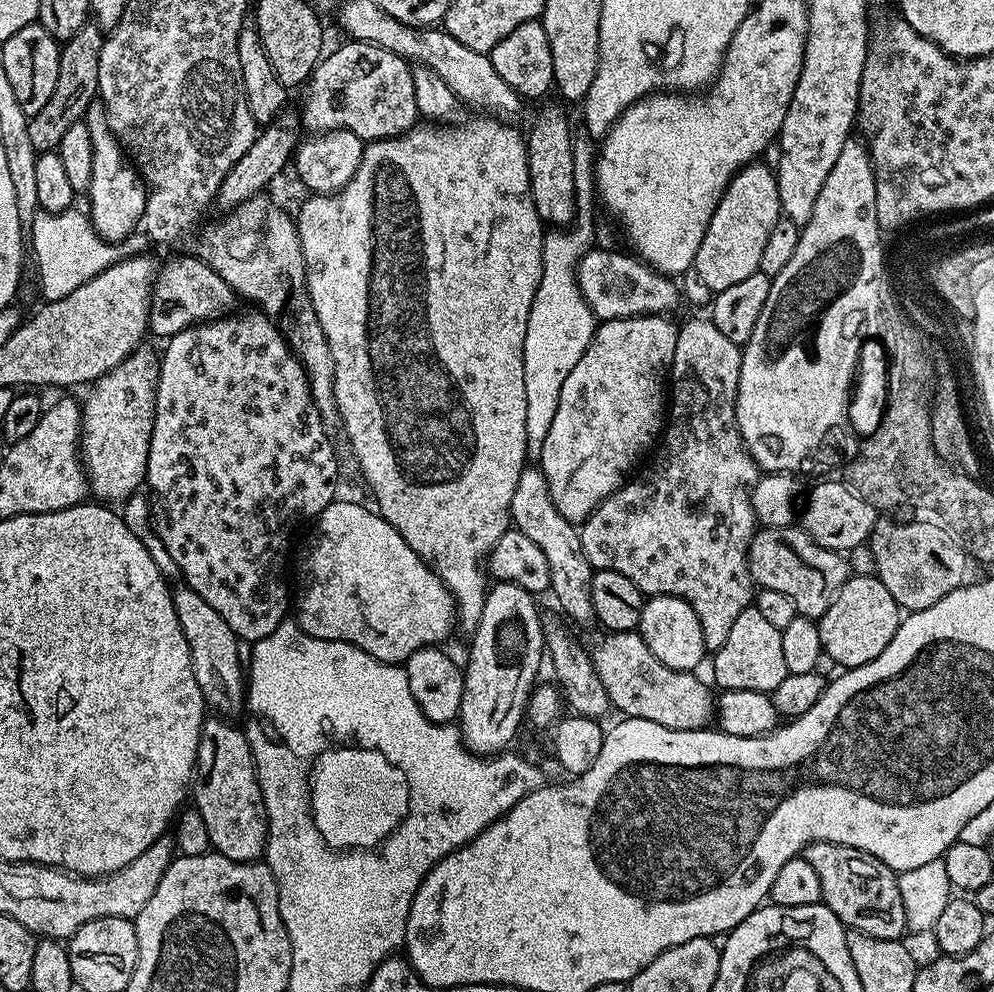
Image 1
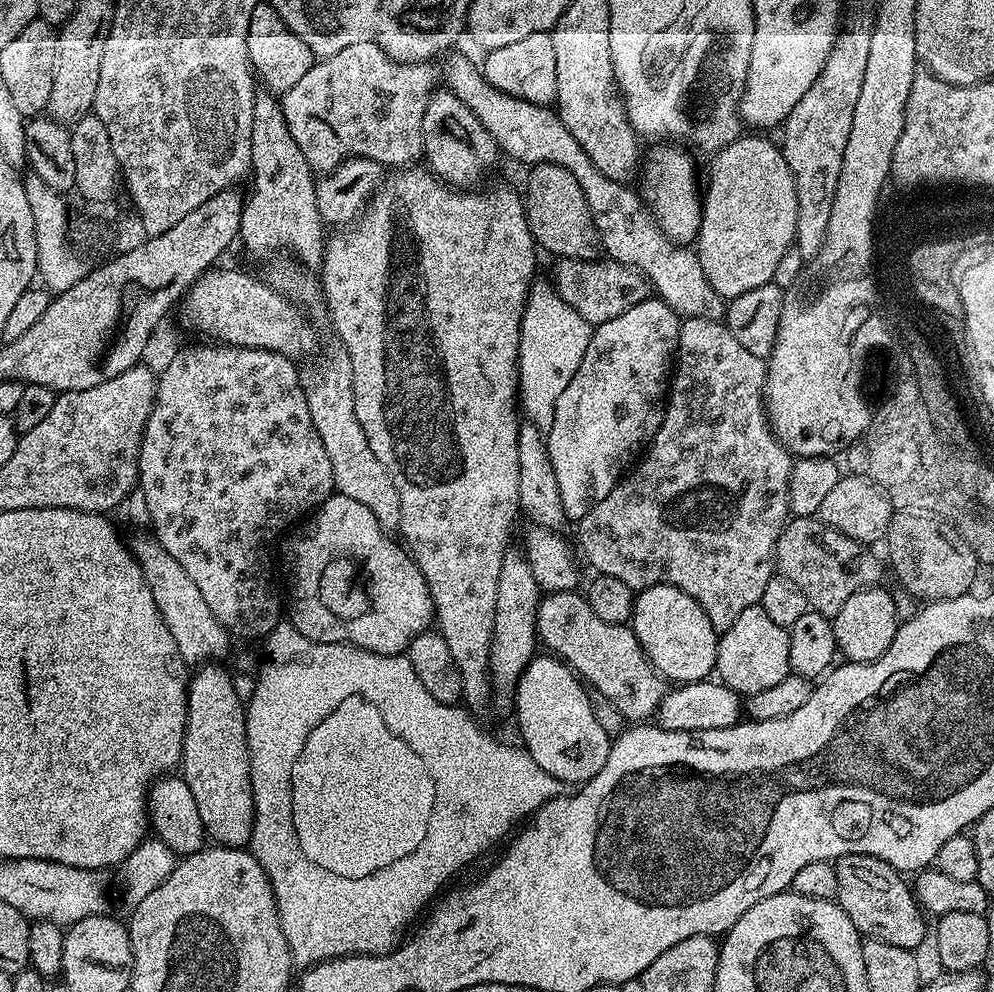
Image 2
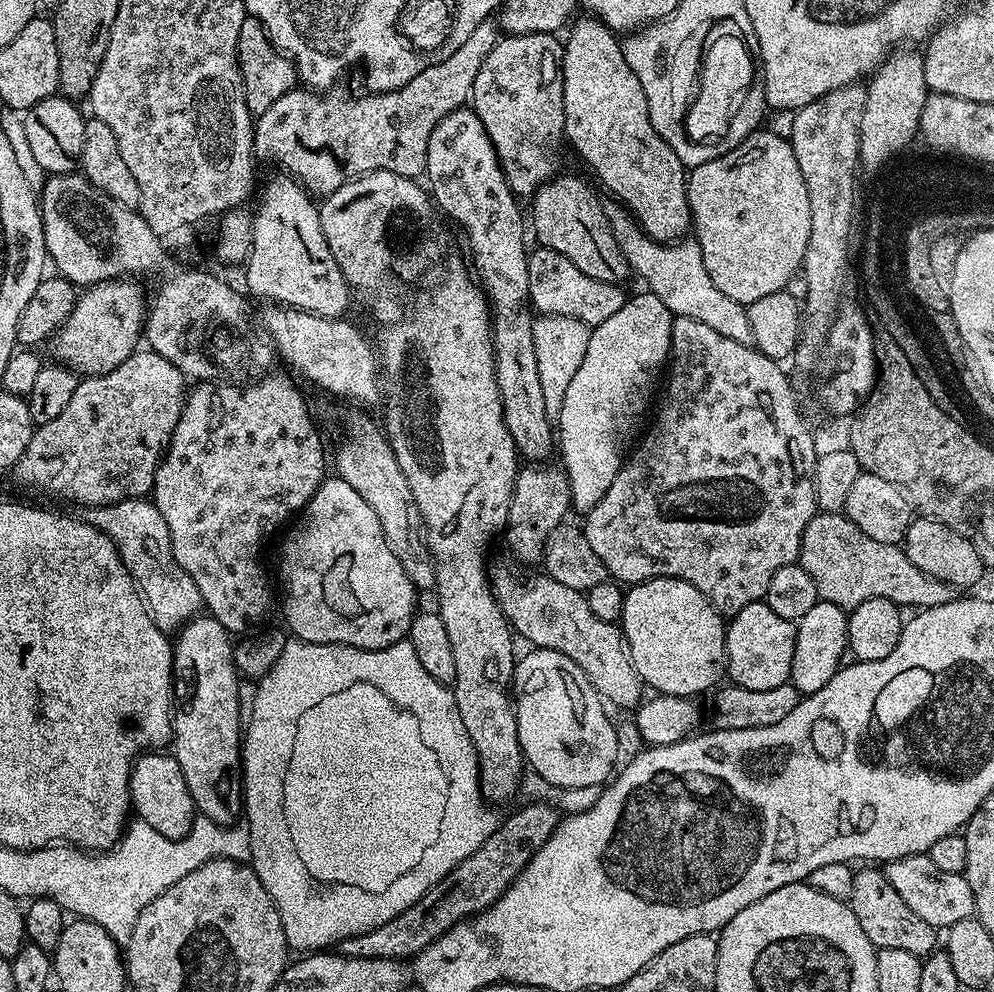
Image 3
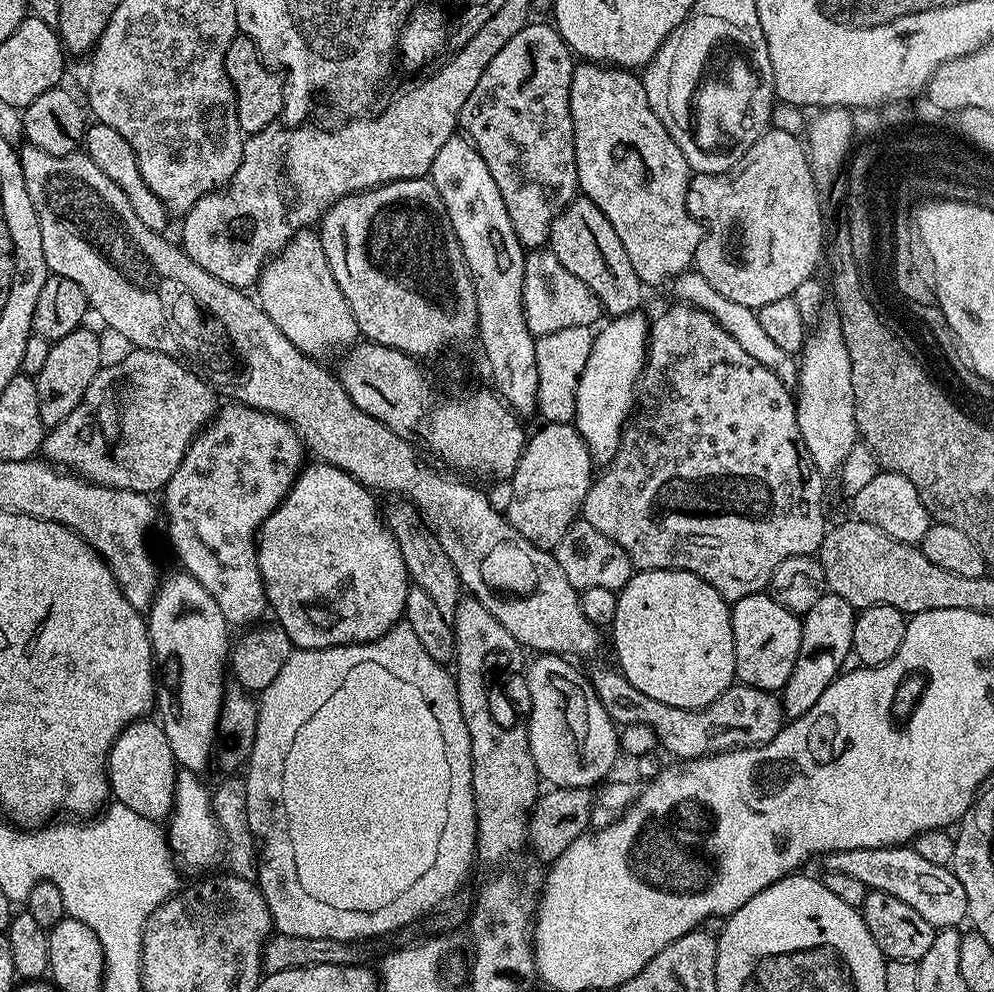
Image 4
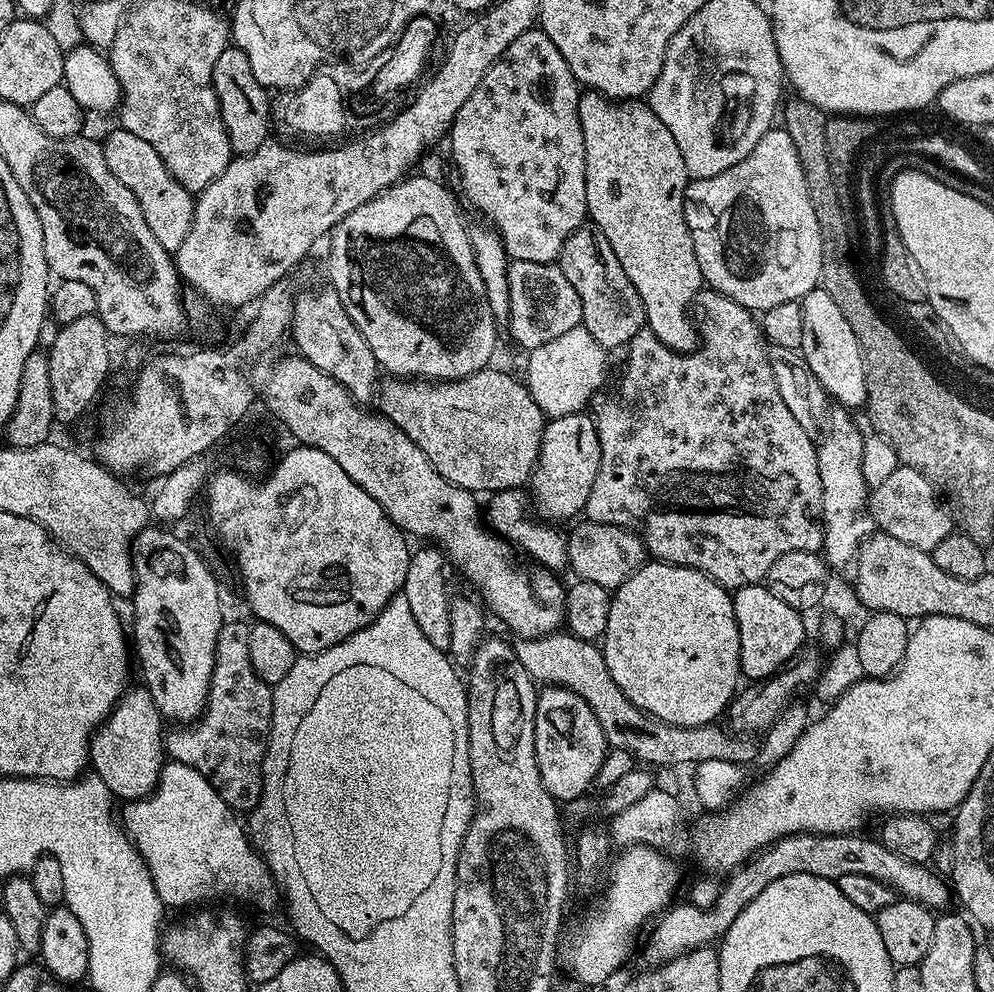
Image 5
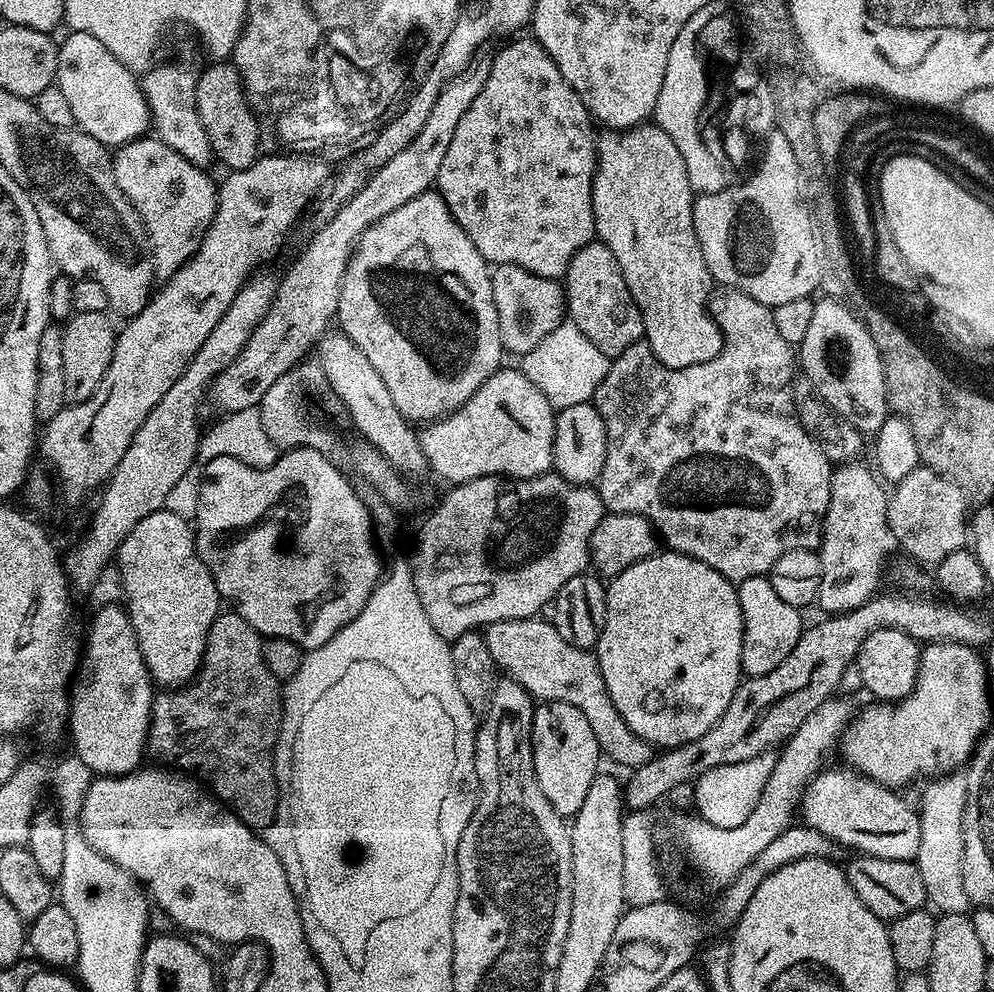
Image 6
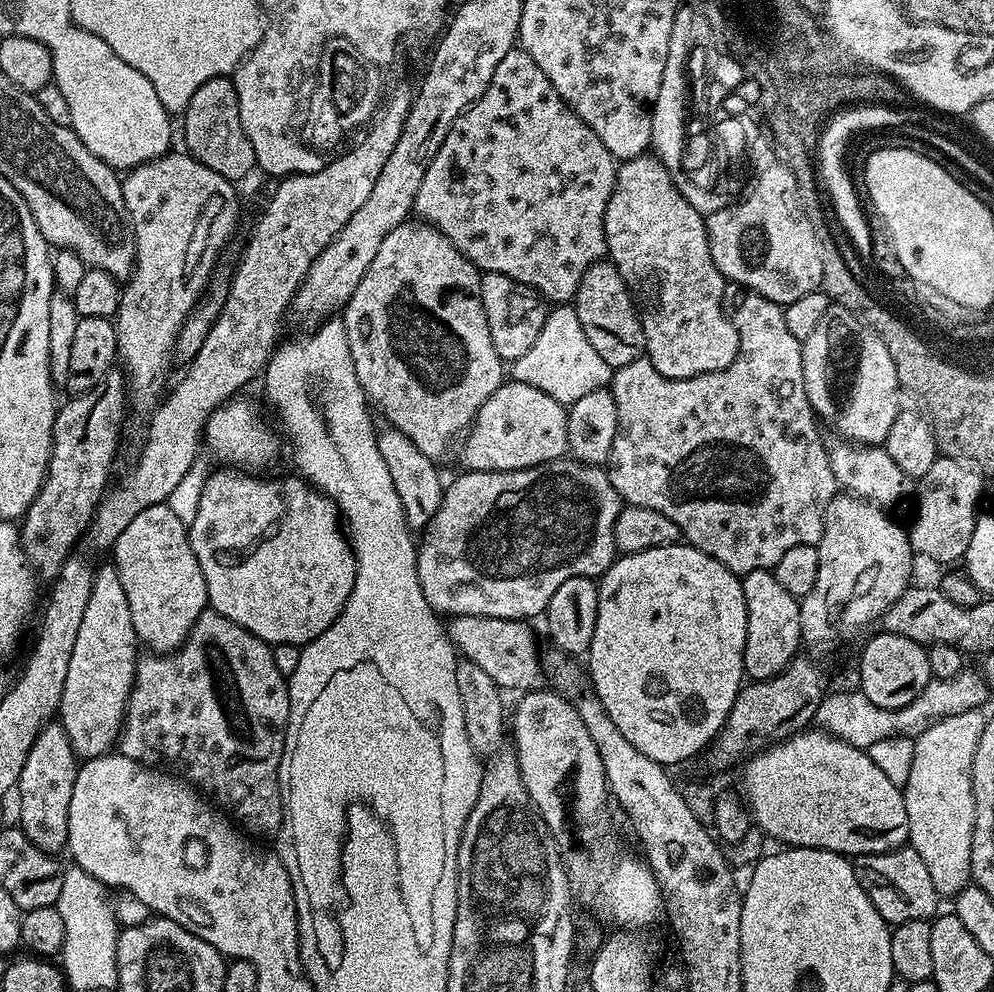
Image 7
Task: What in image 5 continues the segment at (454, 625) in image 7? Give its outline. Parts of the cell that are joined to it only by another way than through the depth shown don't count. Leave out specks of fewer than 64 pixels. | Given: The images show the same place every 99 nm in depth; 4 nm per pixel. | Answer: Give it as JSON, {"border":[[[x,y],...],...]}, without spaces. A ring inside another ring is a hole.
{"border":[[[561,630],[533,640],[517,639],[514,647],[516,663],[525,668],[533,681],[545,680],[545,685],[568,688],[579,694],[586,706],[594,710],[594,718],[598,718],[598,726],[602,726],[605,741],[612,748],[626,750],[645,765],[676,768],[680,764],[695,766],[707,760],[729,760],[747,765],[756,759],[758,744],[752,741],[755,739],[730,734],[729,729],[719,723],[683,728],[656,720],[634,706],[634,702],[630,702],[630,698],[618,690],[614,678],[610,678],[603,651],[591,640],[583,640],[567,630]]]}

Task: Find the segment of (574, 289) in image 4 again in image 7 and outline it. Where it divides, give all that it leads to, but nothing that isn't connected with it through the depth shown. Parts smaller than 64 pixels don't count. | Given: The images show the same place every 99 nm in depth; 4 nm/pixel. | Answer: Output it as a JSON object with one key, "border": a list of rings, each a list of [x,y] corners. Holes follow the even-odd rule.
{"border":[[[485,272],[480,277],[480,285],[482,310],[486,310],[486,326],[490,326],[490,338],[494,342],[494,350],[505,362],[522,358],[522,354],[526,354],[526,350],[534,346],[534,338],[542,334],[542,326],[550,311],[549,301],[530,286],[506,278],[506,274]]]}

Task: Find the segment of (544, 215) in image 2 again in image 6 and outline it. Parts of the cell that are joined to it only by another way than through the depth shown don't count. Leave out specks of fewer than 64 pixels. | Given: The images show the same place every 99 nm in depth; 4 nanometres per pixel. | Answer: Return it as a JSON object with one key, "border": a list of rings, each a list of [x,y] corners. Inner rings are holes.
{"border":[[[593,242],[582,246],[562,277],[562,287],[566,297],[566,316],[598,350],[615,354],[626,350],[626,346],[641,343],[644,334],[642,314],[618,270],[614,254],[602,243]]]}

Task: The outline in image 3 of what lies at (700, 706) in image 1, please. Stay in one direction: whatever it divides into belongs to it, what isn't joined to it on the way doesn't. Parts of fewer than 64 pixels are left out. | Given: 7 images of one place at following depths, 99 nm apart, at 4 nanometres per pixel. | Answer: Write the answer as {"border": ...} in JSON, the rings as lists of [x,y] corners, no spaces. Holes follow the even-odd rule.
{"border":[[[500,568],[497,572],[495,569],[491,573],[492,593],[515,635],[529,640],[532,648],[549,648],[566,654],[566,658],[586,674],[600,699],[613,709],[635,709],[646,688],[630,658],[623,631],[616,624],[602,622],[602,618],[596,617],[585,593],[570,590],[570,586],[562,586],[562,582],[556,582],[547,574],[539,575],[520,581],[508,568]]]}

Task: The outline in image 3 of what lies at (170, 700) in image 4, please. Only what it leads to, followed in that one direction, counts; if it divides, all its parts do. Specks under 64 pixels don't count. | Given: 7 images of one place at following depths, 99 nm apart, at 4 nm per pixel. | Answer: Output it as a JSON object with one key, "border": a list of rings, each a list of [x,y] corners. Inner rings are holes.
{"border":[[[197,614],[180,629],[178,635],[175,637],[174,647],[172,649],[172,738],[170,748],[175,755],[178,766],[182,766],[182,778],[186,778],[186,786],[190,786],[190,794],[196,803],[197,813],[219,824],[237,823],[237,821],[241,819],[242,809],[244,807],[244,781],[242,779],[242,712],[240,716],[240,682],[242,682],[242,680],[235,666],[233,647],[233,637],[213,616]]]}

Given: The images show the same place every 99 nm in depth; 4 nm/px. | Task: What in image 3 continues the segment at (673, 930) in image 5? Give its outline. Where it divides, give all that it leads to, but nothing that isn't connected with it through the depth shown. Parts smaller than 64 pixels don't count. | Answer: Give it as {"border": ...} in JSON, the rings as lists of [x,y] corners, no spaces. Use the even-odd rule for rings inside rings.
{"border":[[[926,854],[918,856],[906,856],[902,860],[890,860],[883,865],[882,870],[898,890],[902,902],[923,918],[930,927],[937,930],[947,930],[954,926],[954,922],[971,920],[975,917],[976,907],[974,906],[974,890],[970,890],[970,882],[963,874],[946,874],[946,870],[938,870],[934,862]]]}

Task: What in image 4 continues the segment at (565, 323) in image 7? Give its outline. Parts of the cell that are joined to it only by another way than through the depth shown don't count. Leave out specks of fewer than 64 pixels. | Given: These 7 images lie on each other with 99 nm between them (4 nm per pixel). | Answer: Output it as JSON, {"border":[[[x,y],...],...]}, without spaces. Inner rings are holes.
{"border":[[[570,326],[566,330],[558,330],[554,334],[539,337],[536,342],[538,358],[538,402],[536,412],[541,421],[550,424],[571,424],[576,418],[576,391],[582,378],[582,370],[586,366],[586,358],[590,358],[592,349],[592,328],[586,326]]]}

